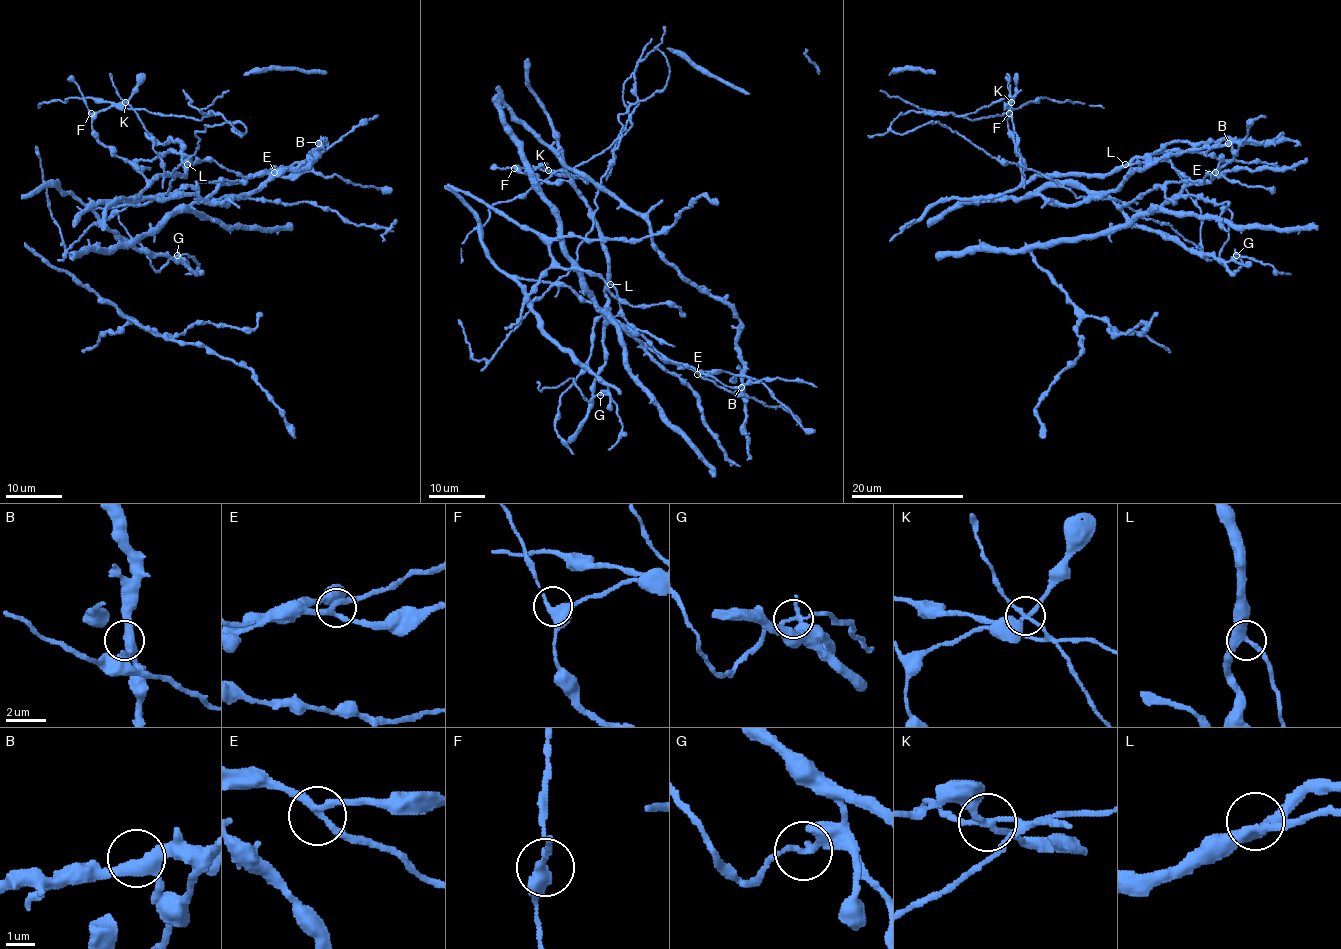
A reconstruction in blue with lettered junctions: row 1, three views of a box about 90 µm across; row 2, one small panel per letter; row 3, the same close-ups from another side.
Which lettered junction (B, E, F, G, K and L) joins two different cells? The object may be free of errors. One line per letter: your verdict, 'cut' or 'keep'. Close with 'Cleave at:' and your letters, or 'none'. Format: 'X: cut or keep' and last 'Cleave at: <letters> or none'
B: keep
E: keep
F: keep
G: keep
K: cut
L: keep
Cleave at: K

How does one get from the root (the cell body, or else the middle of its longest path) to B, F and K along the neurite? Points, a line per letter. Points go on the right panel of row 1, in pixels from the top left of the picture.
B: (1206, 175), (1233, 158), (1233, 150), (1228, 143)
F: (1206, 175), (1233, 158), (1230, 145), (1163, 155), (1081, 203), (1009, 198), (1023, 165), (1009, 113)
K: (1206, 175), (1233, 158), (1230, 145), (1163, 155), (1081, 203), (1009, 198), (1023, 165), (1008, 128), (1012, 102)

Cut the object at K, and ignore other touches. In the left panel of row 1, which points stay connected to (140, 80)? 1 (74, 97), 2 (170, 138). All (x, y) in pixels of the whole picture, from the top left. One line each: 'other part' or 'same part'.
1: other part
2: same part

